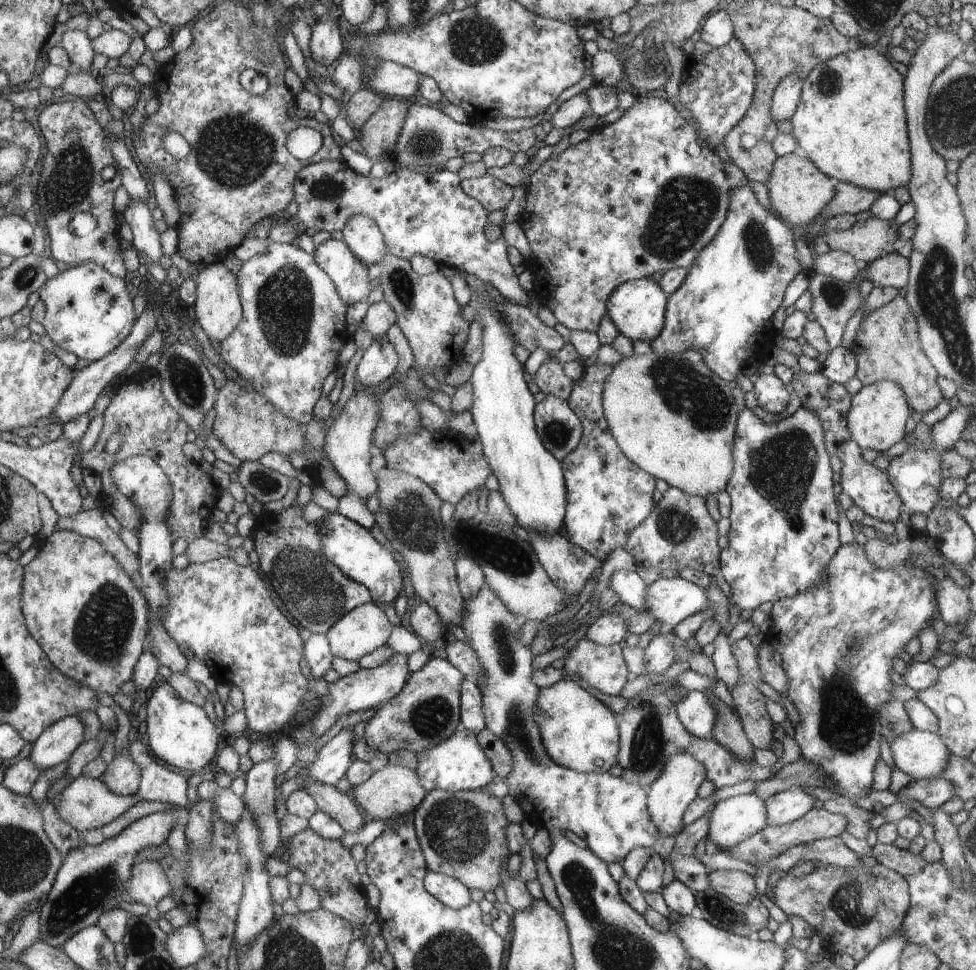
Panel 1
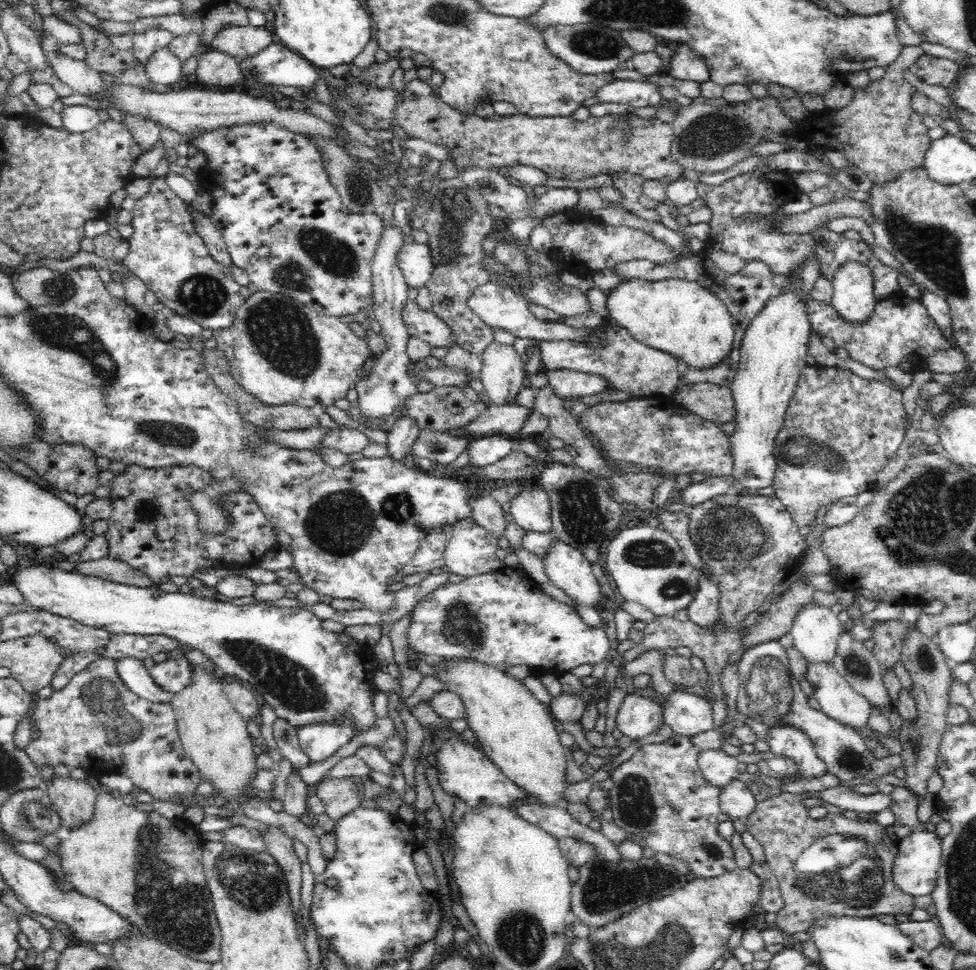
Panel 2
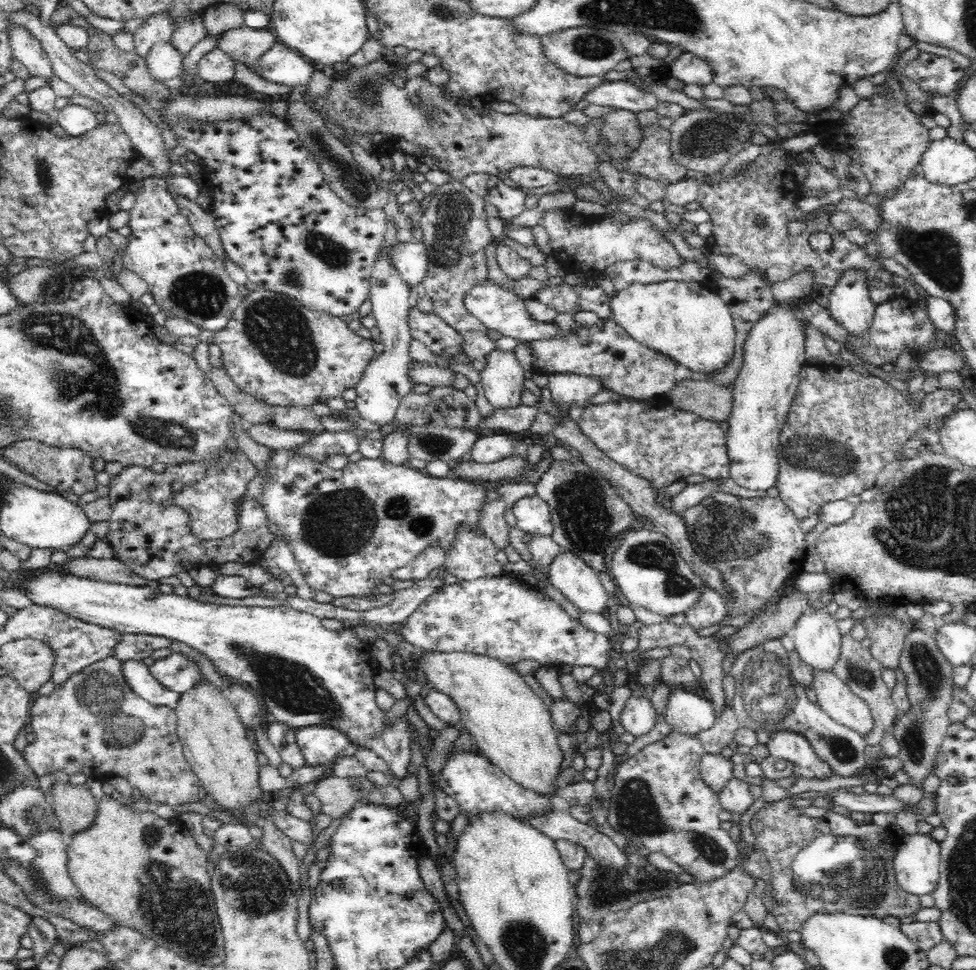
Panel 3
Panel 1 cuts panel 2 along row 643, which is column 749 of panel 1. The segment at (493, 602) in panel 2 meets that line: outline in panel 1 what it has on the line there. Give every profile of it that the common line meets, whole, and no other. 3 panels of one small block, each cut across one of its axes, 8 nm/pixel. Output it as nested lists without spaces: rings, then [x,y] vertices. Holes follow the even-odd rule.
[[[801,406],[791,416],[786,416],[774,424],[766,424],[750,408],[742,410],[742,416],[738,416],[737,438],[735,439],[735,467],[734,474],[730,479],[728,494],[731,496],[730,532],[728,535],[729,544],[722,550],[721,574],[720,576],[728,582],[731,594],[726,596],[730,606],[740,606],[741,610],[754,610],[764,602],[773,602],[785,598],[794,598],[798,594],[808,592],[810,588],[816,588],[828,580],[826,568],[833,562],[834,556],[842,547],[840,542],[840,516],[842,506],[838,502],[838,480],[834,480],[834,454],[829,452],[828,441],[826,440],[825,427],[821,418],[812,409]]]

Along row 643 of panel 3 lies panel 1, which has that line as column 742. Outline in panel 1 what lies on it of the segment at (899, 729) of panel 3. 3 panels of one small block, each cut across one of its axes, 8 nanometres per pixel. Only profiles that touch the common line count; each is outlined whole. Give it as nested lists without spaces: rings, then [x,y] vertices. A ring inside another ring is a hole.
[[[711,888],[697,892],[696,896],[698,910],[702,911],[704,920],[736,936],[750,937],[766,929],[771,918],[768,908],[758,897],[748,904],[738,904]]]

